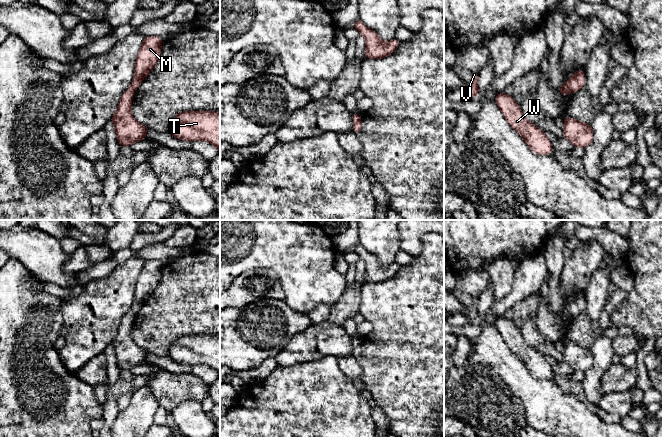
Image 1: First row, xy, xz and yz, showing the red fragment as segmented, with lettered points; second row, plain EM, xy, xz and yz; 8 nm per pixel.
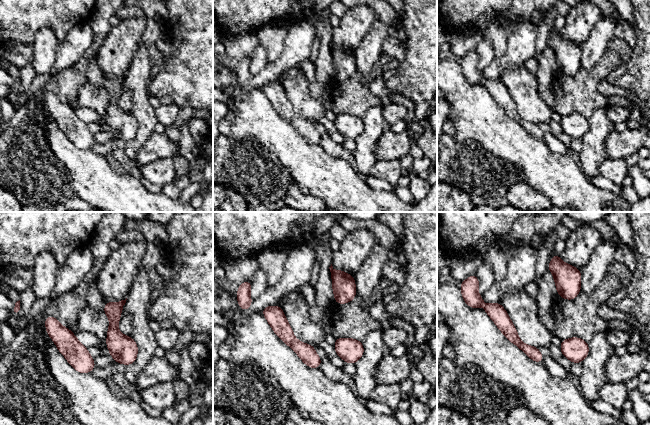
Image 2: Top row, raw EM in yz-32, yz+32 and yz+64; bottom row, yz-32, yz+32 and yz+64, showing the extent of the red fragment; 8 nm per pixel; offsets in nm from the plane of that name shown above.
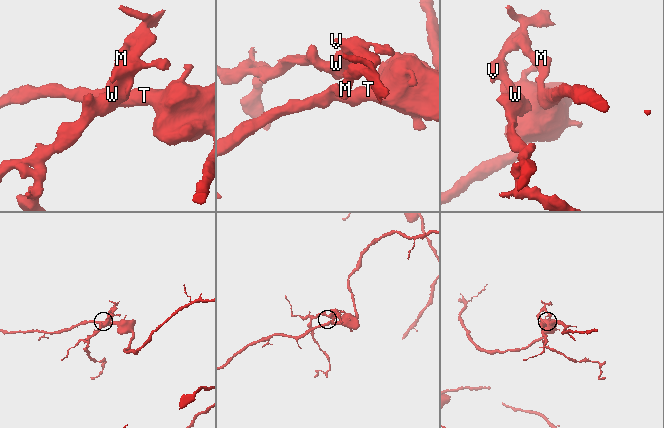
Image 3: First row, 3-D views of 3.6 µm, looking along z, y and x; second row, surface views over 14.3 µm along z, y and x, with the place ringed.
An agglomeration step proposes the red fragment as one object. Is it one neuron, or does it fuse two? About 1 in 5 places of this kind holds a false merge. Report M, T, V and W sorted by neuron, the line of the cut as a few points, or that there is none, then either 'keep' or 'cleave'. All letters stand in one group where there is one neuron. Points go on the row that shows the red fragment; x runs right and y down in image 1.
M T V W | no cut | keep

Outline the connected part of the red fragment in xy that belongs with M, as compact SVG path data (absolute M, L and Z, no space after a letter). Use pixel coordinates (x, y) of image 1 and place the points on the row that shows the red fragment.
M159 36L145 37L137 54L131 86L122 94L118 108L111 118L121 147L130 146L147 137L148 127L136 121L131 115L132 95L158 63L162 44L163 40Z

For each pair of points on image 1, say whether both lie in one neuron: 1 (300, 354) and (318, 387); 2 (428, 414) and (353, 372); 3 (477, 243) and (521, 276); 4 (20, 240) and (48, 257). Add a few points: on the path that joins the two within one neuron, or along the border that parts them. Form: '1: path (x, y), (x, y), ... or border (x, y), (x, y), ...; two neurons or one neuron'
1: border (328, 356), (313, 361), (301, 361), (282, 365); two neurons
2: border (356, 359), (361, 368), (360, 377); two neurons
3: border (534, 254), (529, 254), (516, 269); two neurons
4: path (27, 245), (41, 254); one neuron

